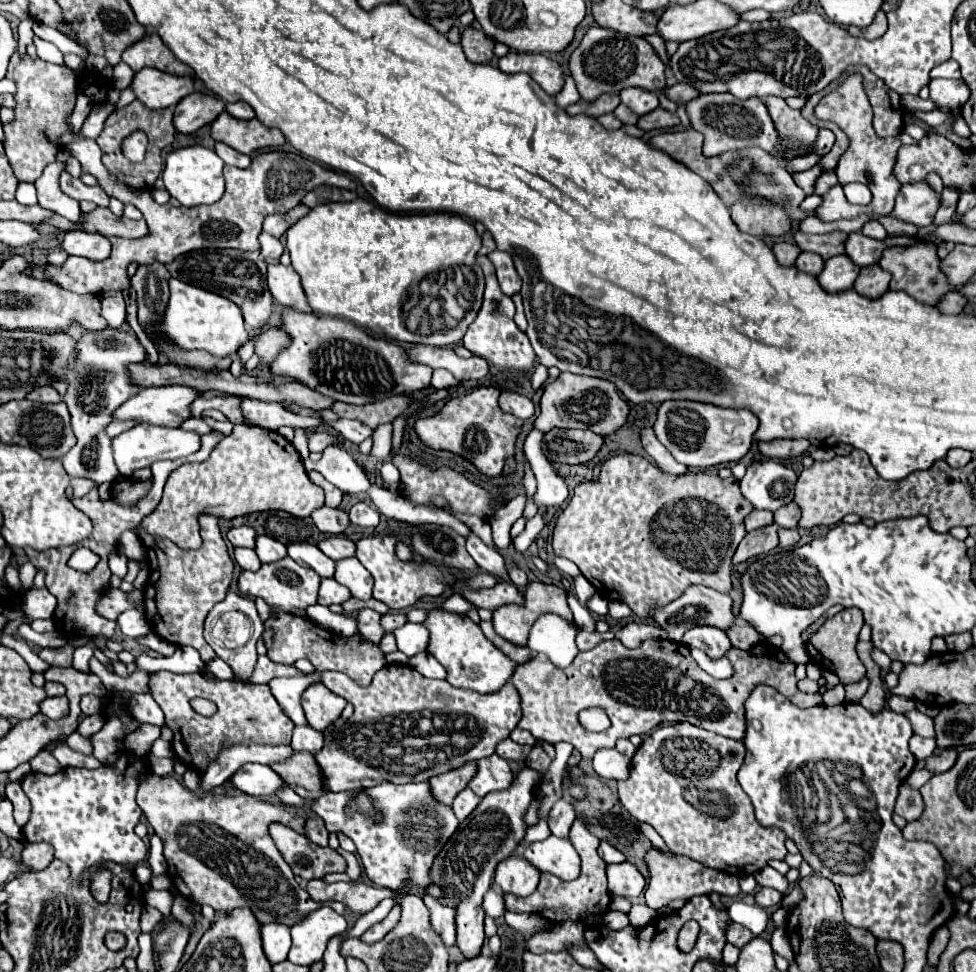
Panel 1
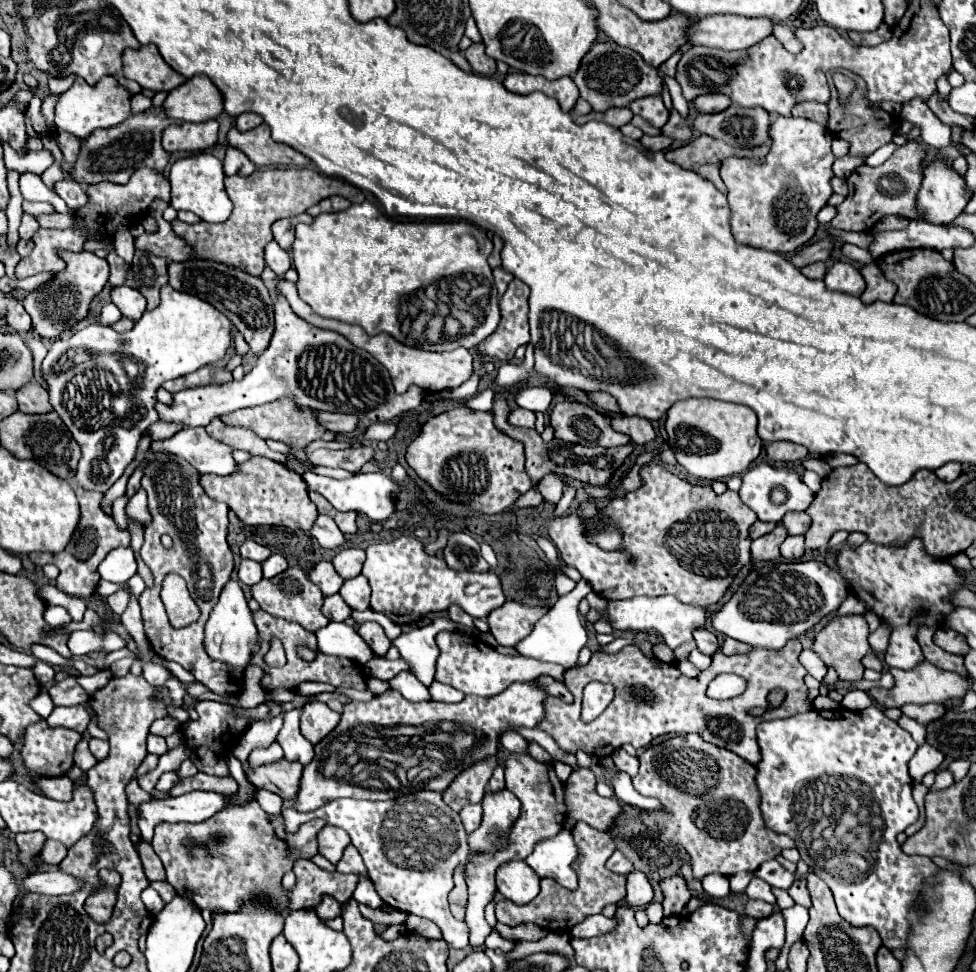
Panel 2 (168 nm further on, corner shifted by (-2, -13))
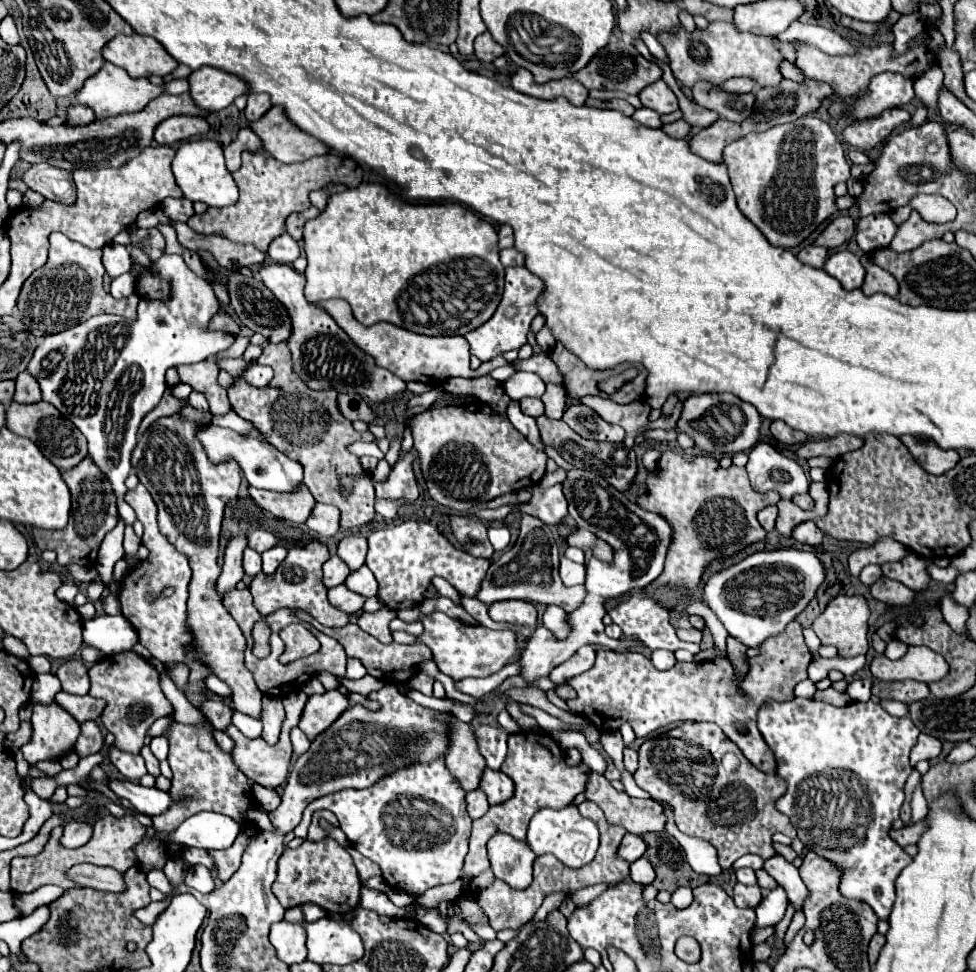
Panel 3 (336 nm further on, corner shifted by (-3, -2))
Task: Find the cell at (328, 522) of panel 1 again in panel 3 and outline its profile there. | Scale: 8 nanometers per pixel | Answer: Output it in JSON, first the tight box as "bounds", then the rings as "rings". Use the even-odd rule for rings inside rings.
{"bounds":[307,503,339,537],"rings":[[[317,503],[307,519],[307,527],[323,537],[331,537],[339,531],[339,509],[333,505]]]}

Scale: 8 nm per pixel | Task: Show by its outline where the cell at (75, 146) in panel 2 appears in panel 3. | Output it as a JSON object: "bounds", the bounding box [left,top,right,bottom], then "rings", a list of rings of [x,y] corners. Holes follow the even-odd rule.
{"bounds":[65,105,95,125],"rings":[[[71,105],[67,111],[67,123],[65,125],[85,125],[91,119],[95,119],[95,113],[87,109],[85,105]]]}

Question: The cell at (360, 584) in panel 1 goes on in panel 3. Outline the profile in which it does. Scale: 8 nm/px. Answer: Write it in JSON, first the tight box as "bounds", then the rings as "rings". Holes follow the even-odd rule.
{"bounds":[345,565,377,597],"rings":[[[367,565],[353,571],[347,577],[345,585],[347,585],[347,589],[351,589],[359,595],[365,595],[365,597],[375,597],[377,595],[377,579],[375,579],[375,575],[371,573],[371,569]]]}

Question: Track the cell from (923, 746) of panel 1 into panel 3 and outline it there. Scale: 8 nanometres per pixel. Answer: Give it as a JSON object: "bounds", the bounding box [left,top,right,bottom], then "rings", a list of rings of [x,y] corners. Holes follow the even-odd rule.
{"bounds":[911,735,941,765],"rings":[[[919,735],[917,743],[911,749],[911,765],[917,765],[919,761],[931,761],[941,753],[941,743],[935,737],[929,735]]]}

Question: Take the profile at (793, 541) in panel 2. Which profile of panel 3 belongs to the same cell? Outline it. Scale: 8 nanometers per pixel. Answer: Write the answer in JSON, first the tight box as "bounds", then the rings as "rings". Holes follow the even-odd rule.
{"bounds":[793,521,823,545],"rings":[[[805,521],[793,529],[793,539],[805,545],[819,545],[823,539],[823,533],[815,525],[815,521]]]}

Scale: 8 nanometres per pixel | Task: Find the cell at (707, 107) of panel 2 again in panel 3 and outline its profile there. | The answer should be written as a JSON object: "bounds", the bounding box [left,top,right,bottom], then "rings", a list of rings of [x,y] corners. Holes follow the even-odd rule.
{"bounds":[721,79,757,93],"rings":[[[729,79],[721,85],[721,89],[729,91],[729,93],[751,93],[757,89],[757,83],[753,79]]]}

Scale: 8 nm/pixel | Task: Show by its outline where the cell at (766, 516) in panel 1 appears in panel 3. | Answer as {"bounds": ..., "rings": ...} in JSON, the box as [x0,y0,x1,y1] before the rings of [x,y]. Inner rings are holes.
{"bounds":[759,507,777,531],"rings":[[[765,507],[763,511],[759,511],[759,523],[763,525],[765,531],[773,531],[775,529],[775,519],[777,519],[777,507]]]}

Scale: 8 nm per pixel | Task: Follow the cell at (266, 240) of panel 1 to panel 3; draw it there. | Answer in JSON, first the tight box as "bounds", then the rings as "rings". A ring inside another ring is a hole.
{"bounds":[269,233,301,263],"rings":[[[285,233],[283,237],[277,237],[269,245],[269,257],[275,263],[293,263],[299,255],[301,255],[301,247],[293,237],[289,237],[289,233]]]}

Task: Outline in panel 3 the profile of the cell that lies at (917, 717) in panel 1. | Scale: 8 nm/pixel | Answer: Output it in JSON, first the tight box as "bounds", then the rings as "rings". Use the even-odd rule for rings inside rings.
{"bounds":[881,699,907,717],"rings":[[[881,699],[881,705],[885,711],[889,711],[895,717],[905,717],[907,715],[907,705],[901,701],[891,701],[891,699]]]}

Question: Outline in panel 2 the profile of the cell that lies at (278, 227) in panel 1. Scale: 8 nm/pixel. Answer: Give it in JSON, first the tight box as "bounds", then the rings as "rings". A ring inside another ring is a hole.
{"bounds":[272,214,312,250],"rings":[[[300,214],[300,216],[292,216],[292,218],[286,218],[286,220],[276,220],[272,224],[272,234],[274,234],[274,240],[278,242],[280,248],[284,250],[290,250],[292,242],[294,242],[294,228],[296,224],[304,222],[304,224],[312,224],[312,216],[310,214]]]}

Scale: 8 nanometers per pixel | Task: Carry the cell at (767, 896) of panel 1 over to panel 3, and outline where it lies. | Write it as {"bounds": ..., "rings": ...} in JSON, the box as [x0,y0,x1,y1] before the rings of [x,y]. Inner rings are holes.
{"bounds":[733,883,763,907],"rings":[[[735,883],[733,901],[737,907],[757,907],[761,899],[763,899],[763,895],[761,895],[761,889],[757,885]]]}

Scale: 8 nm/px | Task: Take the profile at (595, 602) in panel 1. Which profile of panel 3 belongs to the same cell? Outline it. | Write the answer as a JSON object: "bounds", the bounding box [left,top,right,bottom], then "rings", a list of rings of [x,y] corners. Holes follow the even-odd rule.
{"bounds":[559,557,585,587],"rings":[[[561,557],[559,573],[561,573],[561,579],[563,579],[563,583],[567,587],[571,587],[571,585],[583,585],[585,583],[585,567],[573,563],[567,557]]]}

